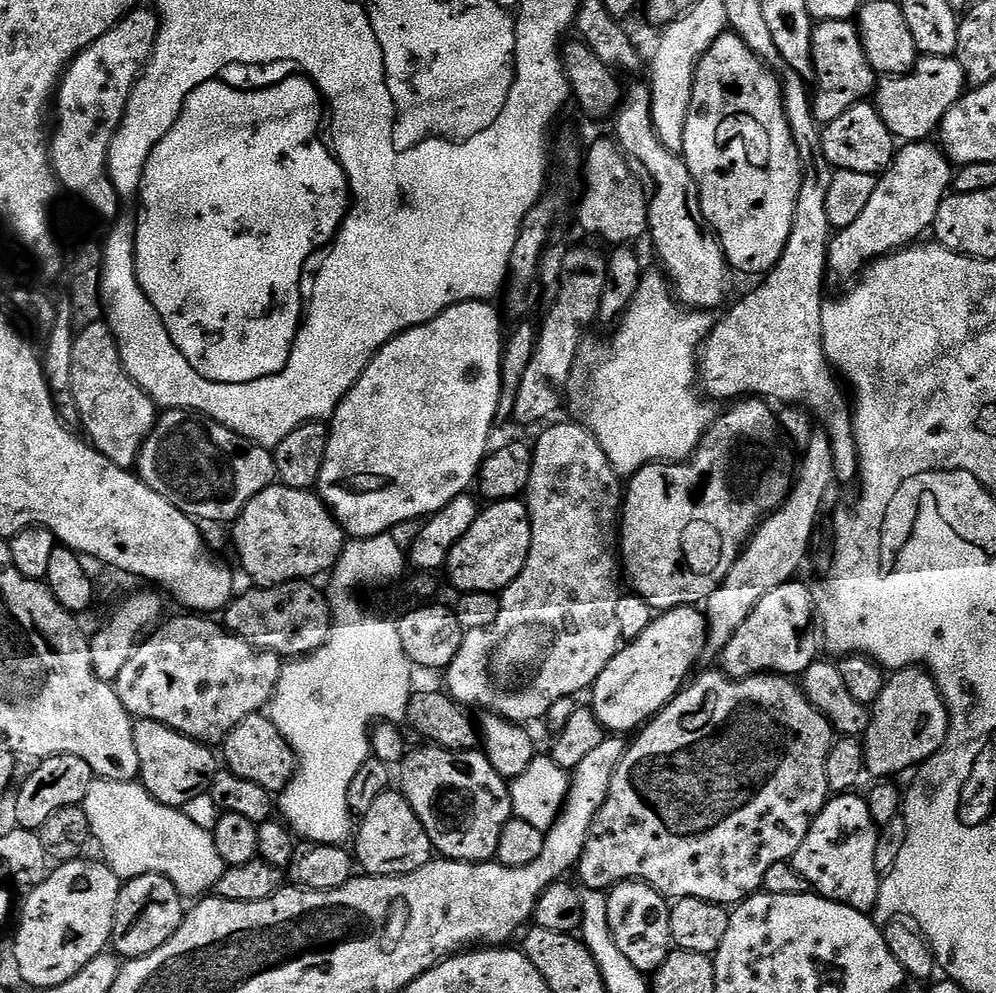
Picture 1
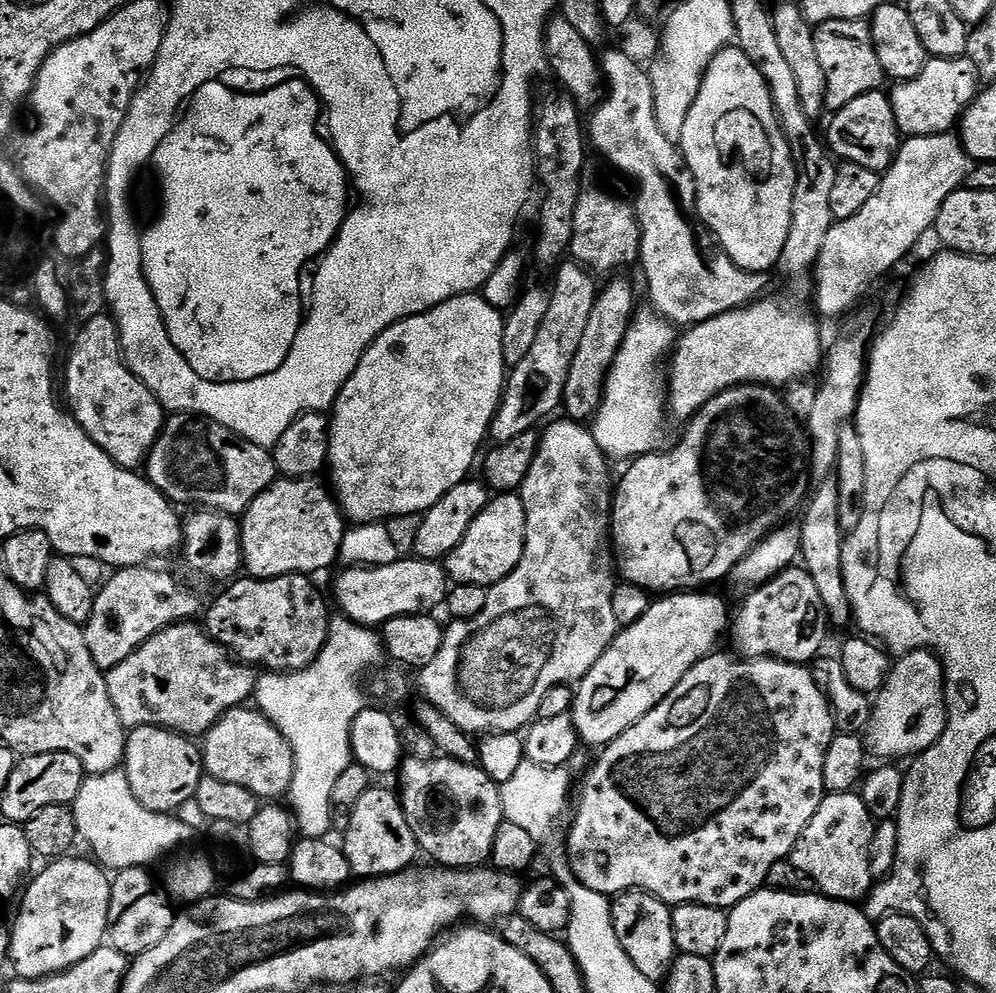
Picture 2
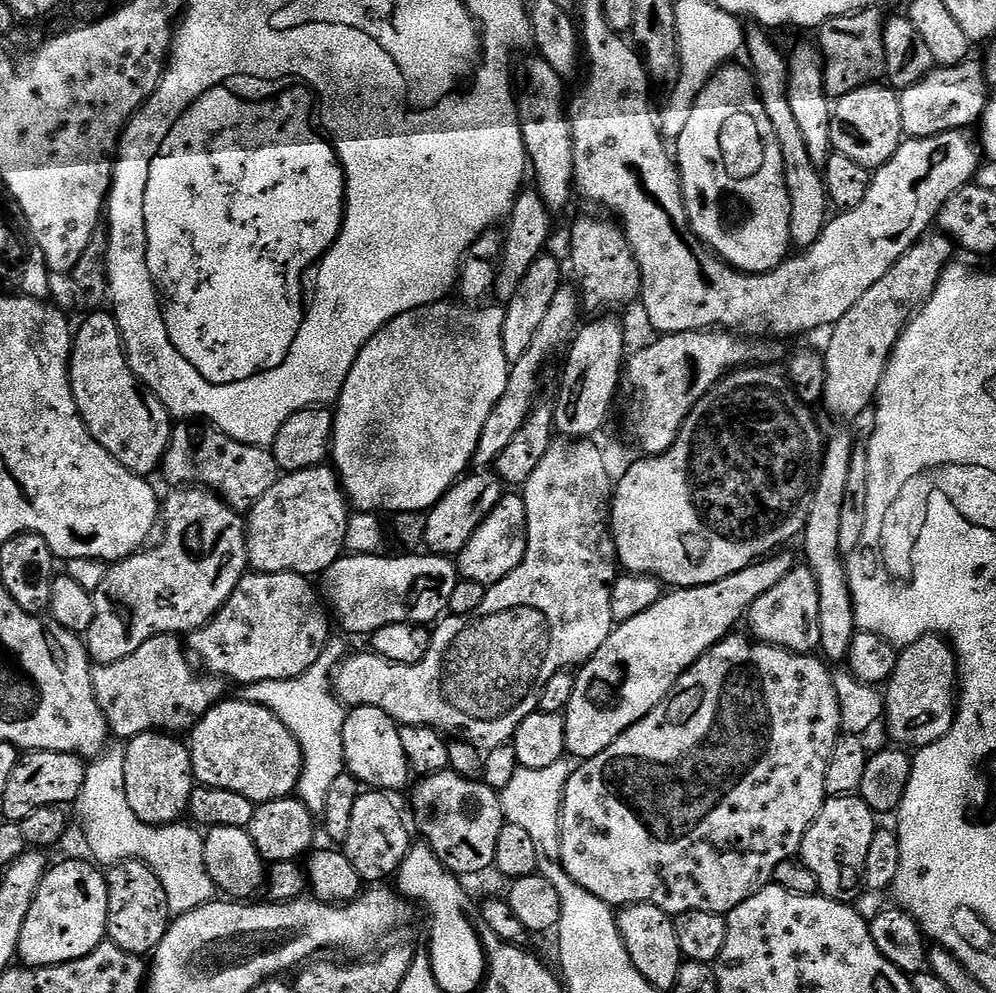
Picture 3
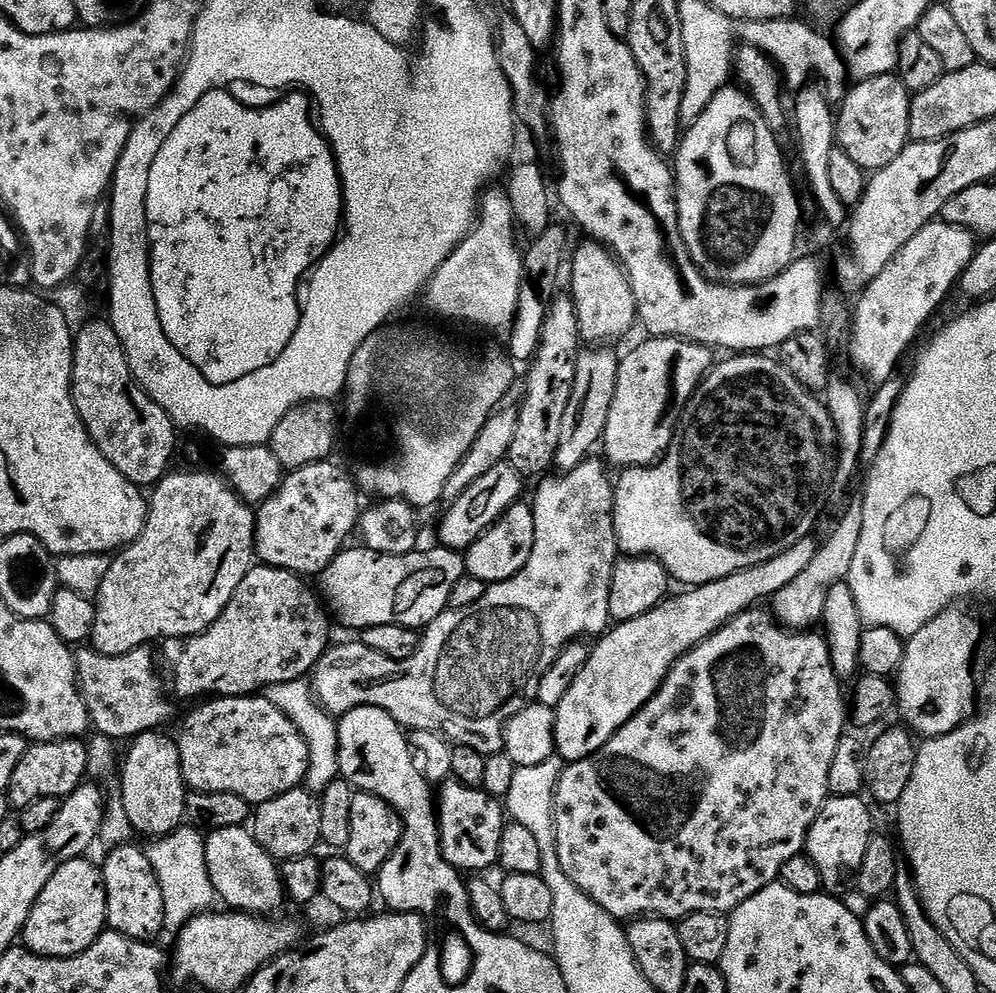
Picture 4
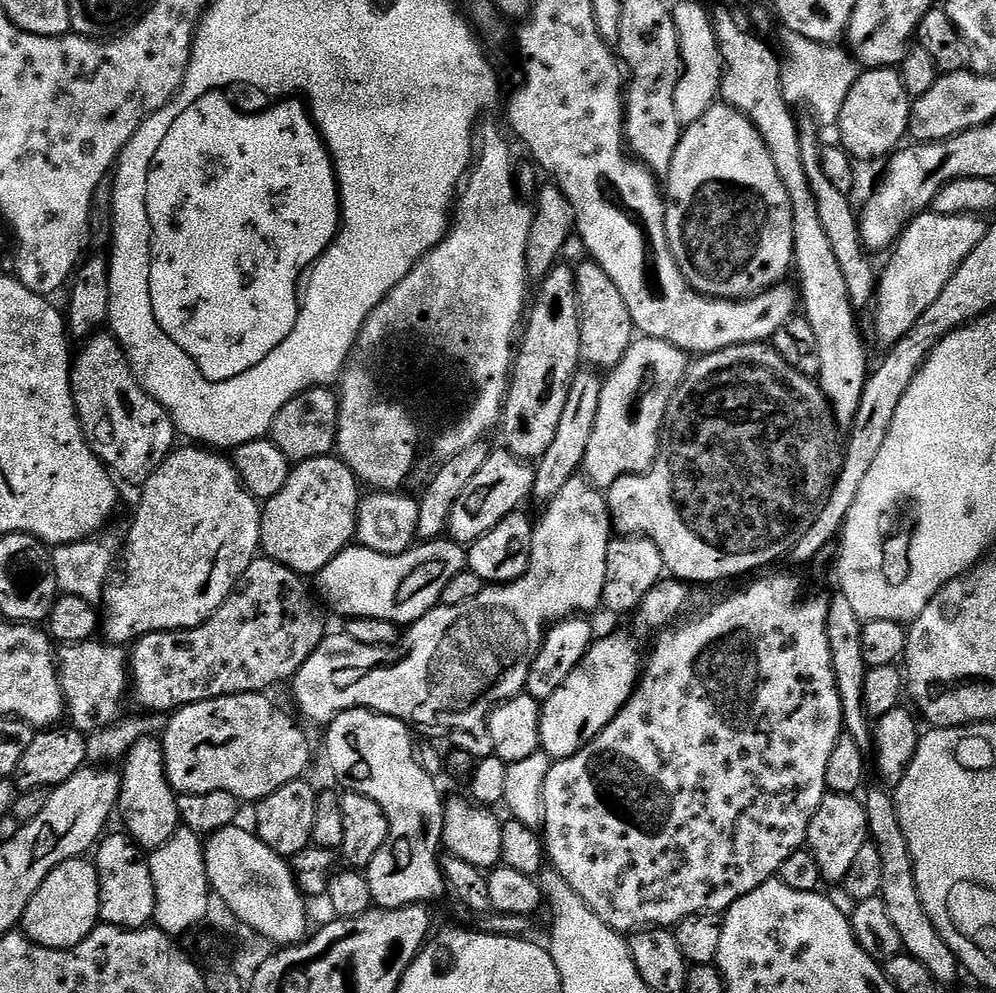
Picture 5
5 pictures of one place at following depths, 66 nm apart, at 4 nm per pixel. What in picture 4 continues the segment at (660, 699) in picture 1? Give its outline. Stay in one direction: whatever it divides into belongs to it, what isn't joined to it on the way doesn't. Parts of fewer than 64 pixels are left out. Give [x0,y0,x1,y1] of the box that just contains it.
[552,535,821,762]

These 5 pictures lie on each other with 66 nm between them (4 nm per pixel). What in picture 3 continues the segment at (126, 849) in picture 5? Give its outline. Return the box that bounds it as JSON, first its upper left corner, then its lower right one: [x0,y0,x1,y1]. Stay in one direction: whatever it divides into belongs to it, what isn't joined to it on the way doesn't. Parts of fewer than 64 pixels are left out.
[106,860,170,954]

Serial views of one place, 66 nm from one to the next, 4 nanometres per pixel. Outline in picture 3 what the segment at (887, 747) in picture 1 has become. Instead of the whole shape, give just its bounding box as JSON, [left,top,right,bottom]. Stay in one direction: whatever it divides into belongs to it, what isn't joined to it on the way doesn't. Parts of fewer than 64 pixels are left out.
[883,634,958,750]

